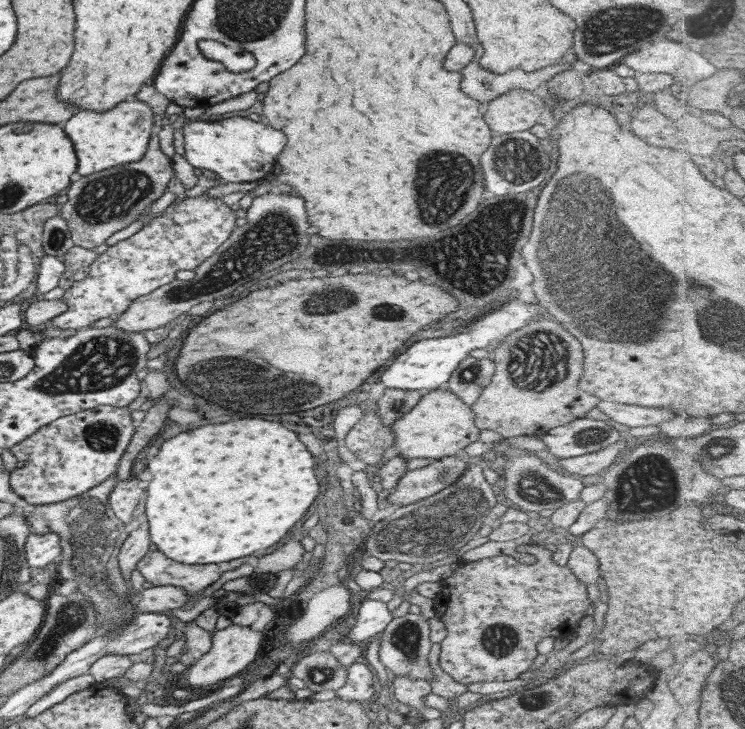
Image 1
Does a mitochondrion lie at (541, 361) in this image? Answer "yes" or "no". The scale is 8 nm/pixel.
yes

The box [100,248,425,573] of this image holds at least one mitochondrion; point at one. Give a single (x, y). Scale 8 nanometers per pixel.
(226, 381)

